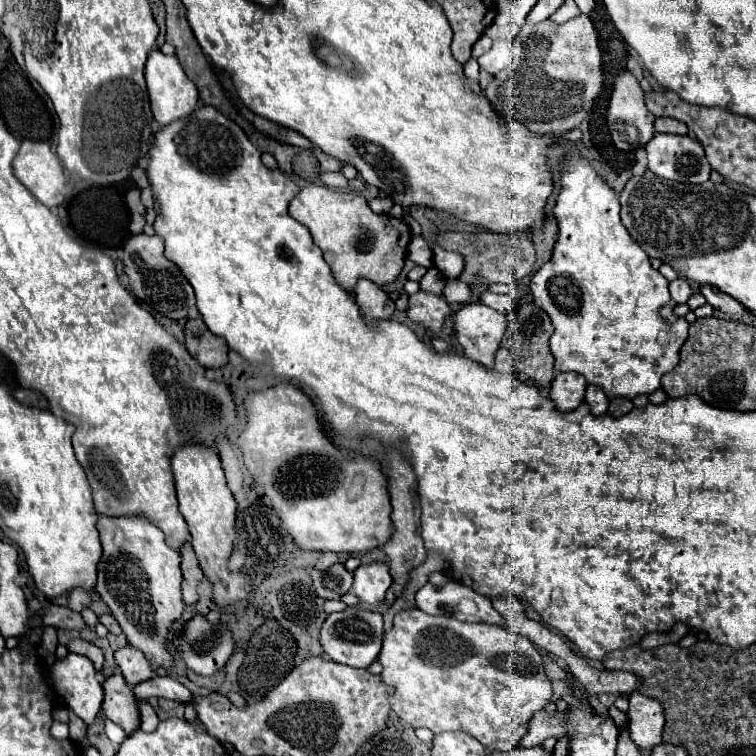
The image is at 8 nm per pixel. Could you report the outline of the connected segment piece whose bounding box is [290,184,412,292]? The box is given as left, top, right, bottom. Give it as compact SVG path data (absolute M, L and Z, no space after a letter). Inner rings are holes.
M308 184L290 202L290 216L310 230L334 278L348 292L352 292L356 280L362 276L384 286L394 282L402 272L412 232L404 220L372 212L364 196L338 192L320 184Z

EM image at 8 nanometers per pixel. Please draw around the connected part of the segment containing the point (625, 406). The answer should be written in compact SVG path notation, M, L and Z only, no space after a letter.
M610 398L610 408L608 414L610 416L620 416L620 414L628 414L628 410L632 410L632 402L626 398Z

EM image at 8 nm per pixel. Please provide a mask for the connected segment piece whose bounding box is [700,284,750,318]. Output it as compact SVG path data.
M706 284L706 286L700 286L700 292L704 294L704 298L706 298L706 302L708 302L710 306L714 306L716 310L720 310L720 312L724 312L724 314L730 314L730 316L734 316L734 318L742 318L742 316L750 314L740 302L736 302L732 296L720 292L718 288L712 288L712 286Z

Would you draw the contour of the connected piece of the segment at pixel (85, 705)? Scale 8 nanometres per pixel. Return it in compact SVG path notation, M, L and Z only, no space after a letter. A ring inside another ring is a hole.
M68 652L64 660L50 668L50 682L66 702L70 700L70 710L92 726L104 700L104 690L96 680L94 664L86 656Z

